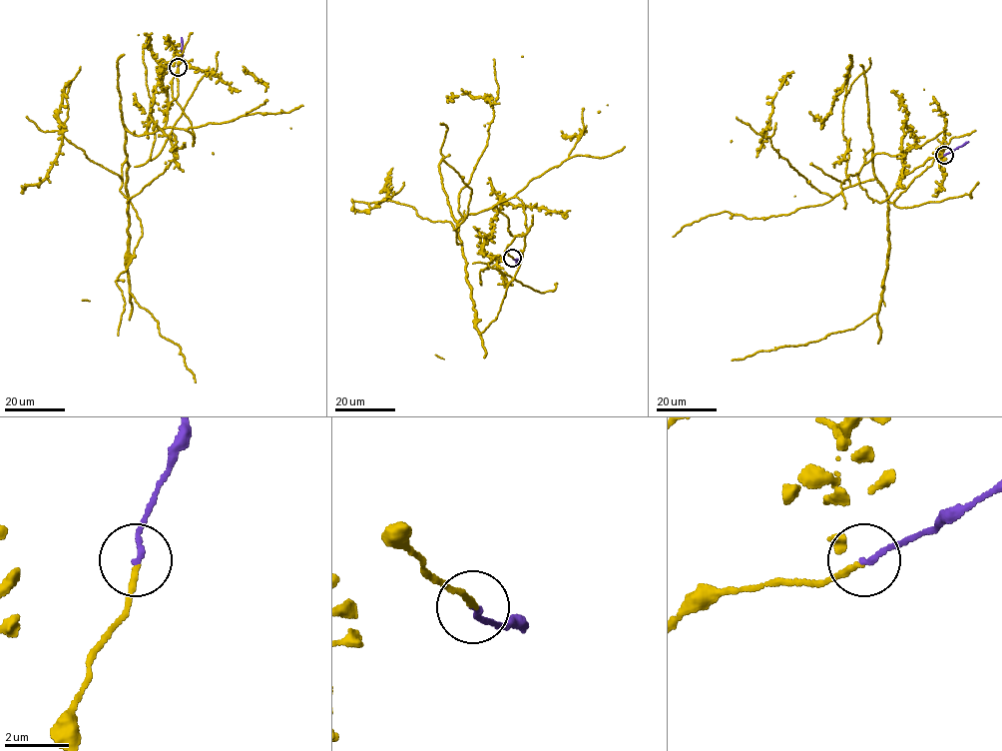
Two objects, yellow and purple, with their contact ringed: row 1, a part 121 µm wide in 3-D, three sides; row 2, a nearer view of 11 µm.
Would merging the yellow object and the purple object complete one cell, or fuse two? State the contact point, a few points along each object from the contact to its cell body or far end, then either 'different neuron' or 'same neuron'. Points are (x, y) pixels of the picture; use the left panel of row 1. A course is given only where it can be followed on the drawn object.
at (178, 67); yellow runs (178, 67), (173, 97), (194, 142), (184, 129), (126, 131), (126, 266), (130, 293), (179, 346), (196, 381); purple runs (178, 67), (182, 54), (181, 38); same neuron

